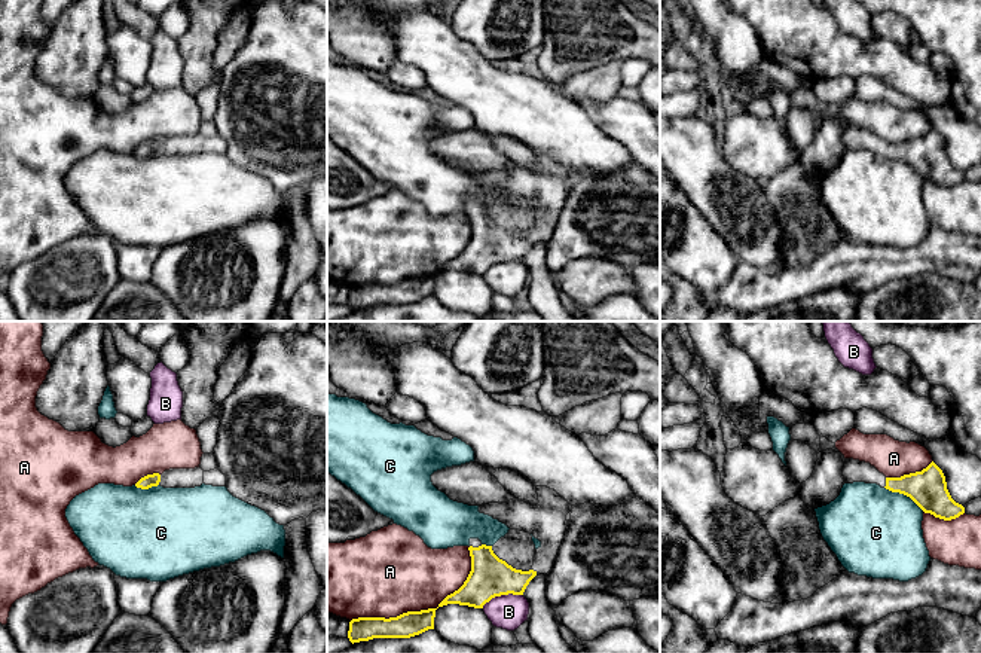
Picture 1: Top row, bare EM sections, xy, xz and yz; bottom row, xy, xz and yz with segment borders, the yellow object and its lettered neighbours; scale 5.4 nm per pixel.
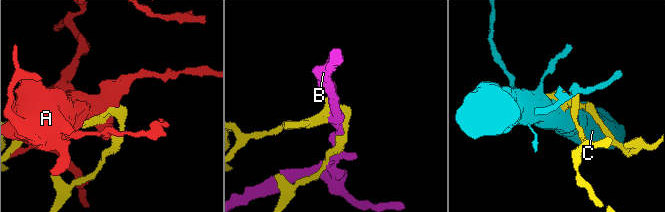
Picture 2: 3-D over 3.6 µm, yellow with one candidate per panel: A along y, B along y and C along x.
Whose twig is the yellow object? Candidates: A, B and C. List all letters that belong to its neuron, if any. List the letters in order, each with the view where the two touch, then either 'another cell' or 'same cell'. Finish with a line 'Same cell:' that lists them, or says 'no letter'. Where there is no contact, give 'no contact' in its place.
A: xz | another cell
B: xz | another cell
C: yz | another cell
Same cell: no letter

